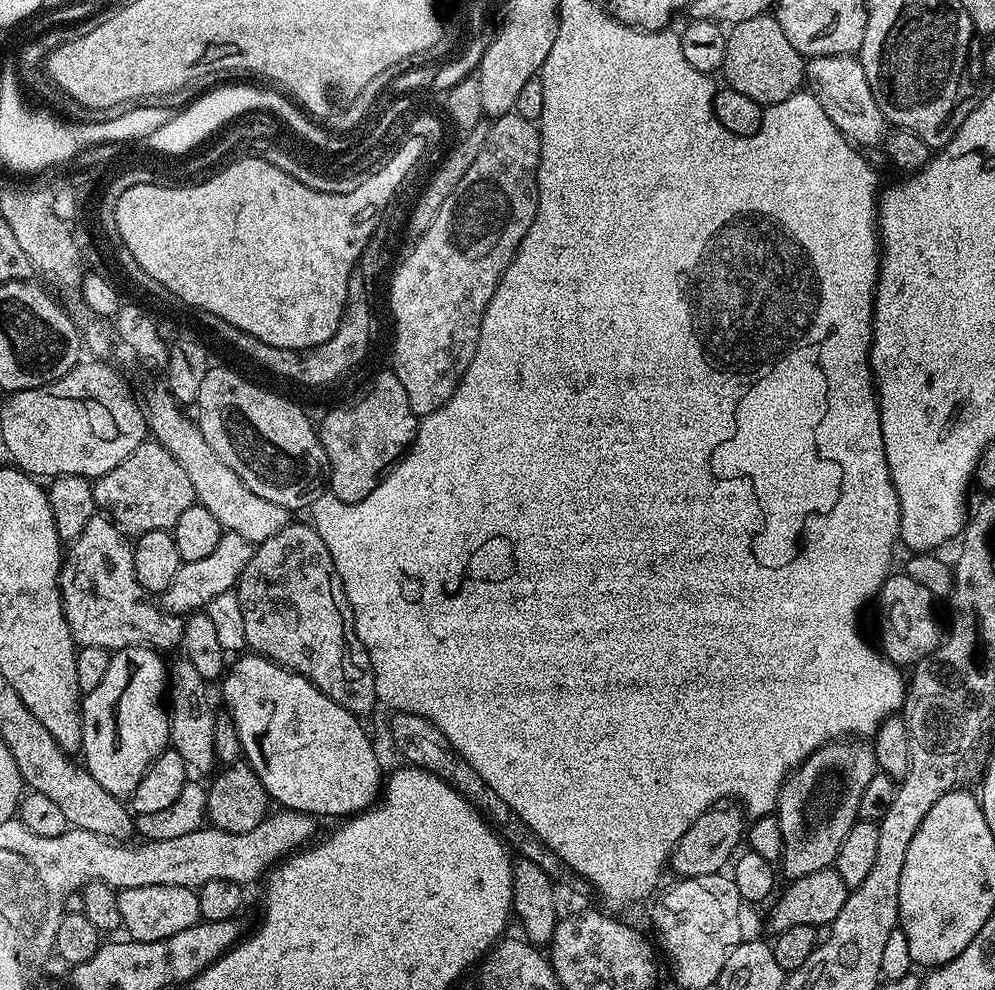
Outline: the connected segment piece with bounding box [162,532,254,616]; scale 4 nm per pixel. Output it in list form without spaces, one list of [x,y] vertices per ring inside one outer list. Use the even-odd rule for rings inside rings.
[[[224,532],[218,546],[214,546],[206,558],[198,558],[198,562],[181,563],[178,574],[174,574],[170,586],[162,593],[162,607],[164,611],[174,616],[184,616],[193,612],[207,609],[208,604],[220,594],[233,591],[240,583],[240,575],[246,570],[254,551],[254,546],[242,534]]]

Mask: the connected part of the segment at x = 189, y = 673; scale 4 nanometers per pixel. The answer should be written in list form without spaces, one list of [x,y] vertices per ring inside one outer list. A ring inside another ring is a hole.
[[[177,660],[177,664],[170,668],[170,744],[178,754],[182,754],[193,773],[208,772],[218,764],[214,750],[217,709],[212,708],[212,692],[208,689],[211,687],[188,660]]]

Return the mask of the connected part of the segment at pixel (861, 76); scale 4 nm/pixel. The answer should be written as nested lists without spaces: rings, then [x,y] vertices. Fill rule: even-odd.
[[[814,56],[806,64],[806,88],[812,97],[826,110],[826,118],[838,126],[838,130],[847,140],[857,146],[878,145],[886,136],[886,121],[874,94],[870,82],[866,82],[866,70],[862,70],[859,59],[851,56]]]

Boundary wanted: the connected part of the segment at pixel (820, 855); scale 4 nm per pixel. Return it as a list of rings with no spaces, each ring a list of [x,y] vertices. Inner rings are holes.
[[[845,738],[823,744],[821,748],[811,752],[804,762],[788,775],[788,779],[780,787],[780,801],[776,803],[774,815],[779,820],[782,830],[784,843],[782,865],[784,864],[784,872],[788,875],[789,881],[835,865],[838,850],[860,815],[858,802],[862,802],[862,793],[870,783],[870,778],[876,776],[877,771],[876,755],[871,743],[860,738]]]

